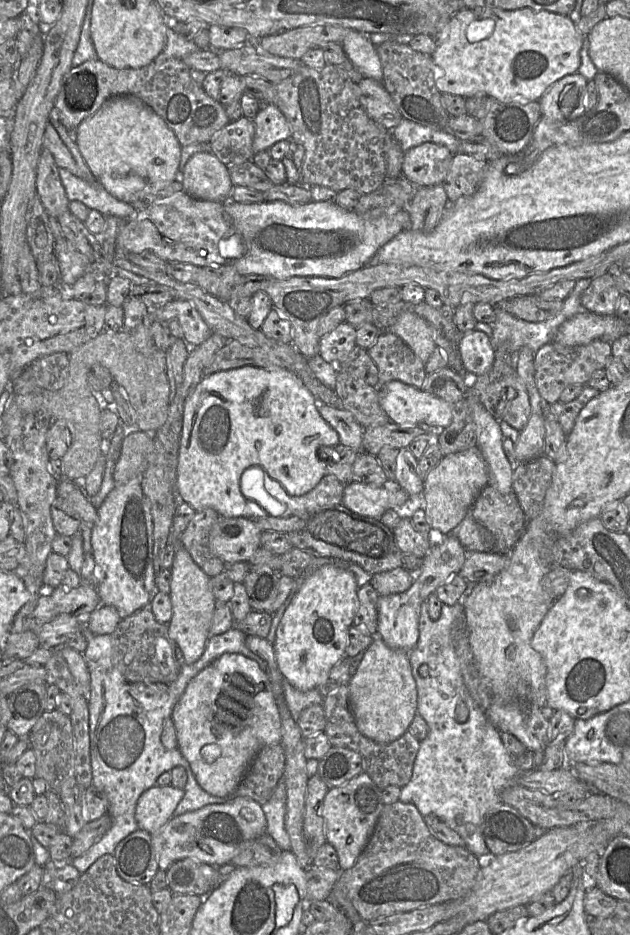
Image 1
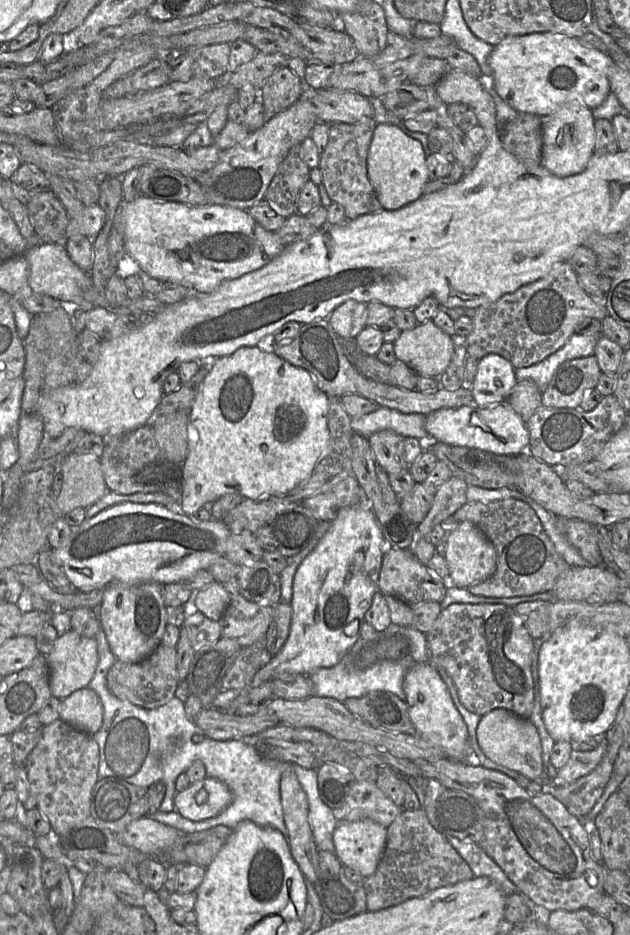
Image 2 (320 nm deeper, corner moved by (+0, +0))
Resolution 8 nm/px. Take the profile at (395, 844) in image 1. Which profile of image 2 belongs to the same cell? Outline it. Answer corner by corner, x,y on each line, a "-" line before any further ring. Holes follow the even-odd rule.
424,808
404,810
387,828
384,854
373,875
365,878
367,911
377,912
474,877
467,862
429,822

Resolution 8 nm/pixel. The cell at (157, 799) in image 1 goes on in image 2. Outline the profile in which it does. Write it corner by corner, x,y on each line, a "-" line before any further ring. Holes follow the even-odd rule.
206,776
174,796
175,811
192,821
214,818
232,802
233,795
226,784

